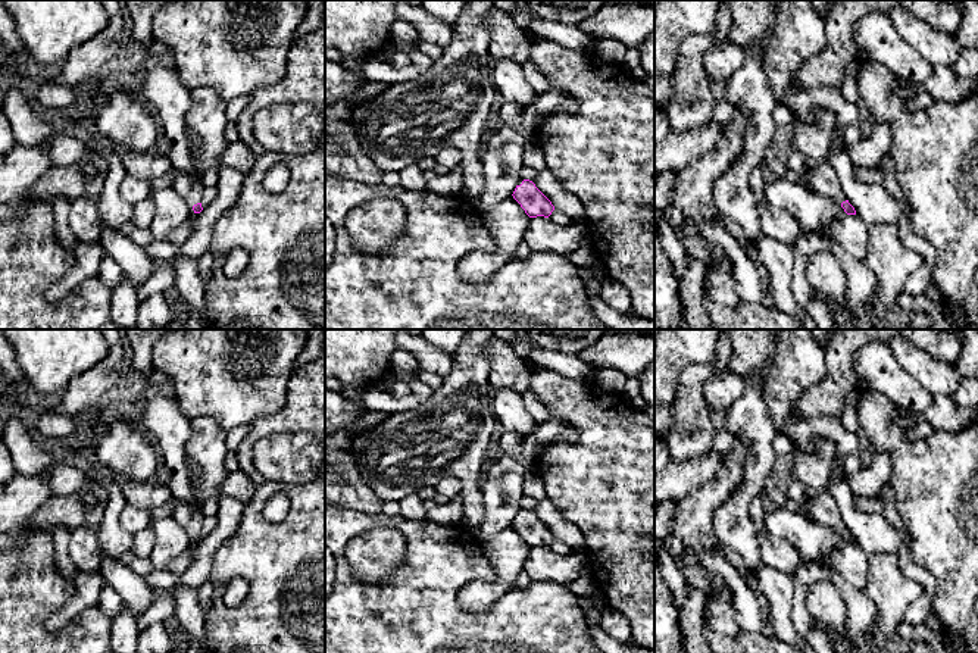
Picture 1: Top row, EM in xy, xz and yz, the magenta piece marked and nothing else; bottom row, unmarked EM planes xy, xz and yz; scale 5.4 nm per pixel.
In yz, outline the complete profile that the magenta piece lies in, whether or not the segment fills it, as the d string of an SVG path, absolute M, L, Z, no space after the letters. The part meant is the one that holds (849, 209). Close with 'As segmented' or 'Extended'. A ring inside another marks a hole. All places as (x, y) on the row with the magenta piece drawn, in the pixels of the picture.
M821 163L812 169L806 169L804 175L816 193L840 204L847 215L856 215L854 207L849 203L840 187L831 163Z. Extended

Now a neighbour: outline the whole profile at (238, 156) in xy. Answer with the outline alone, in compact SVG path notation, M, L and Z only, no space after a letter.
M241 141L226 144L219 159L219 166L240 171L244 176L253 169L256 157L253 151Z

